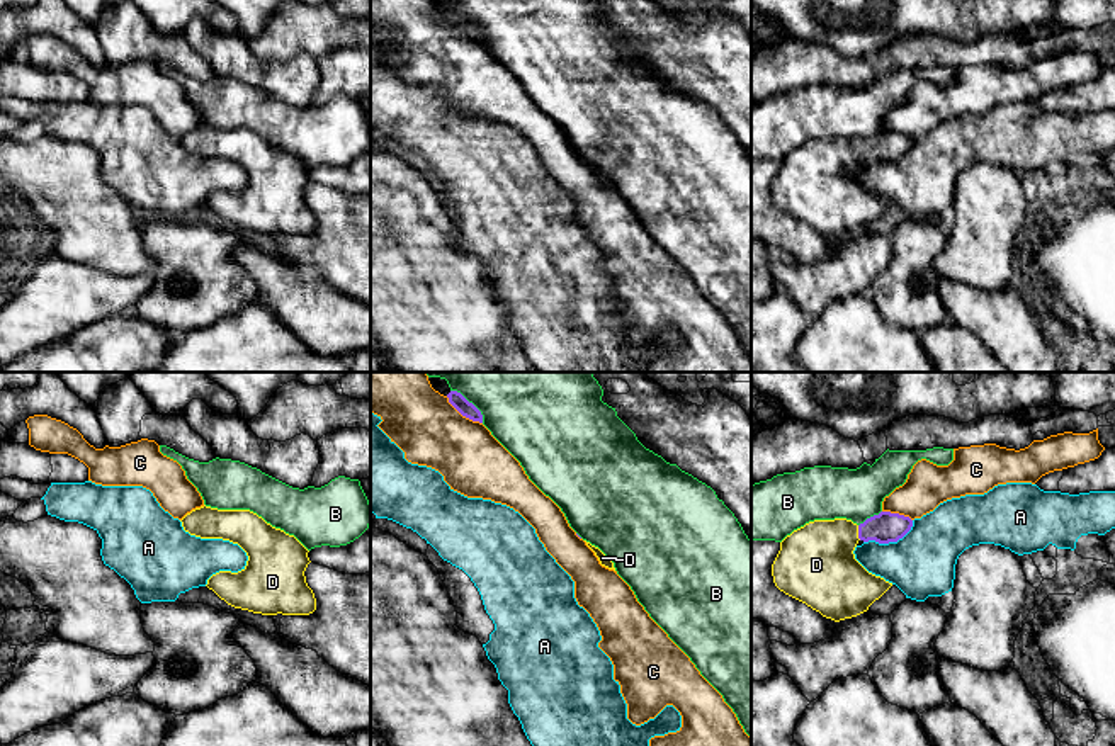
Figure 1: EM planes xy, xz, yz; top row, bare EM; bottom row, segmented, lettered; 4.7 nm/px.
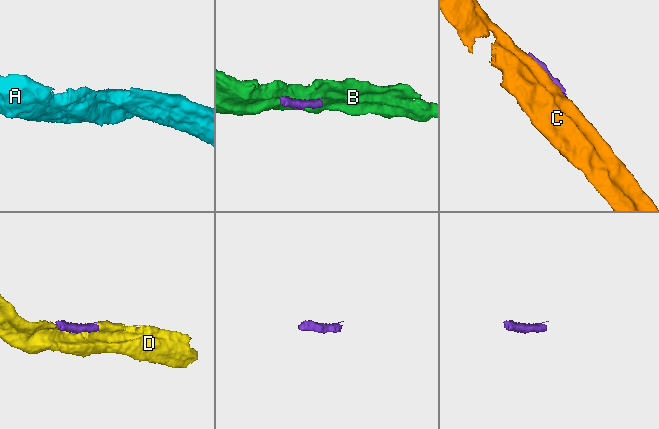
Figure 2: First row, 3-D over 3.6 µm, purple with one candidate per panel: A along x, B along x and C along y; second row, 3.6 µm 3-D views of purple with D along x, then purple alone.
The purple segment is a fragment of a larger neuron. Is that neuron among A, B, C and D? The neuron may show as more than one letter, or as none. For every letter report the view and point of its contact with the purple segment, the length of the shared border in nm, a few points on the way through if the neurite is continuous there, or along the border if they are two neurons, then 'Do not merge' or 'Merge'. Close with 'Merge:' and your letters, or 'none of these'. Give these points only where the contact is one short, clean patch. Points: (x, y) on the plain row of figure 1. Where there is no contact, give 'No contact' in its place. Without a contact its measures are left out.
A: Touches purple at yz (891, 160). Shared border 260 nm. Do not merge
B: Touches purple at xz (471, 22). Shared border 220 nm. Do not merge
C: Touches purple at xz (463, 34). Shared border 220 nm. Do not merge
D: Touches purple at yz (859, 152). Shared border 70 nm. Merge
Merge: D

